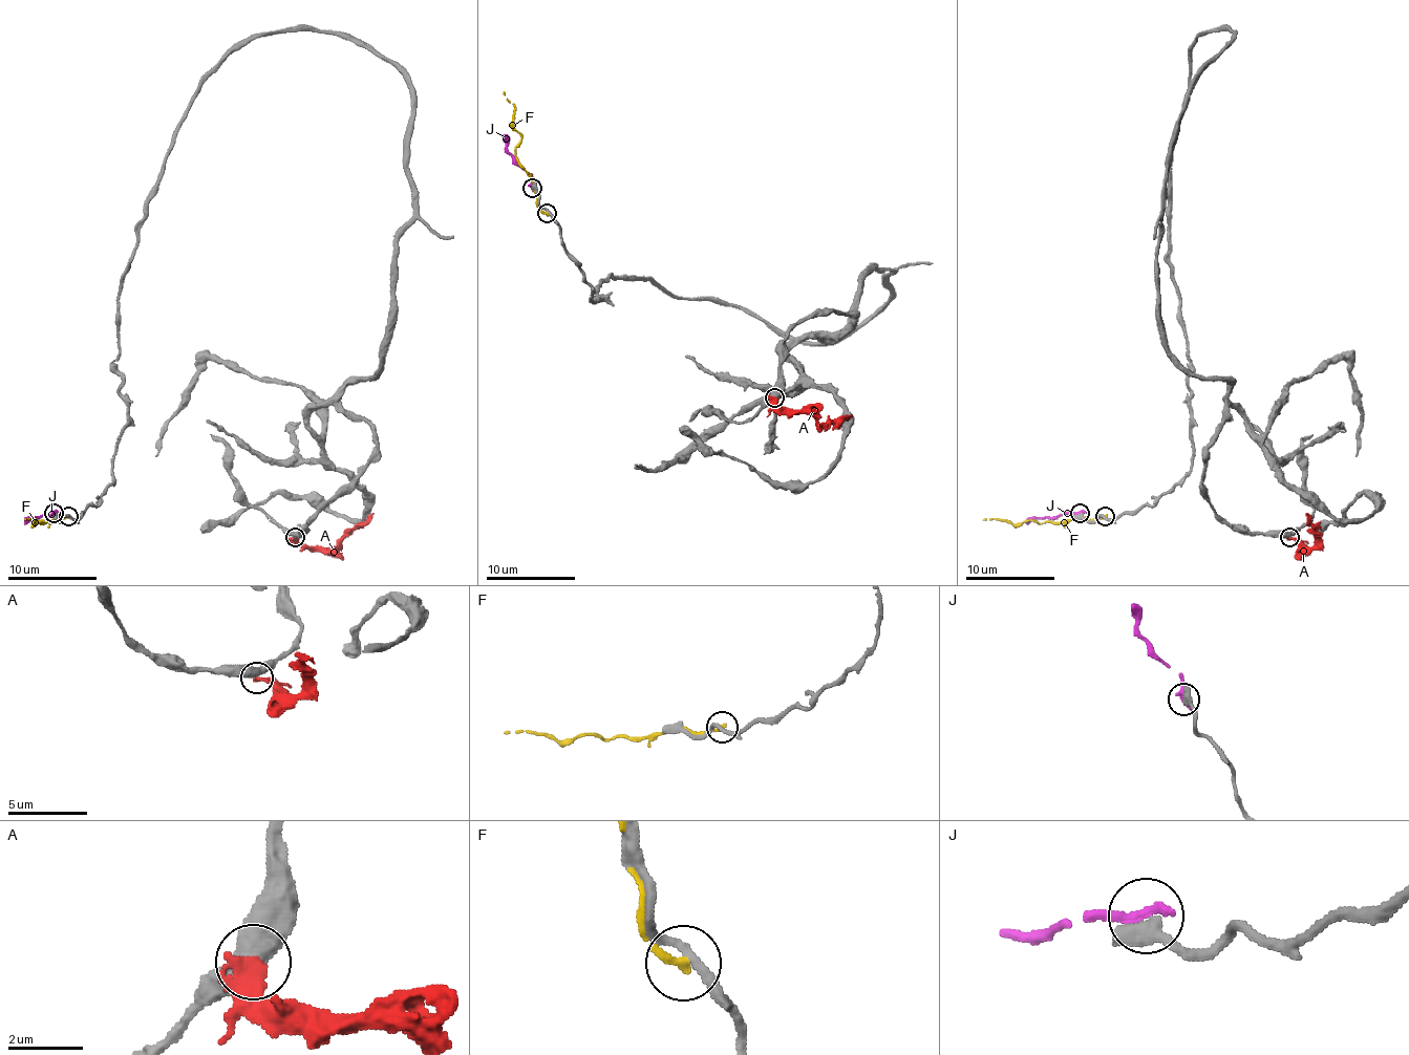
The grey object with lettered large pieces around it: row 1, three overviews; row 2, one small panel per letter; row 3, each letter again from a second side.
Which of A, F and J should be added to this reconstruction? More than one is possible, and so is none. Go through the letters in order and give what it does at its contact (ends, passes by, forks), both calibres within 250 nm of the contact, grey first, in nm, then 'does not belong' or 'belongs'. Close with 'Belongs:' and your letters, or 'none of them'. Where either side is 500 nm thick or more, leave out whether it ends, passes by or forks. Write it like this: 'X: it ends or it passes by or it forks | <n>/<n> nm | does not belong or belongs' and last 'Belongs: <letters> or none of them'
A: 550/400 nm | does not belong
F: it ends | 240/240 nm | does not belong
J: 550/360 nm | does not belong
Belongs: none of them

